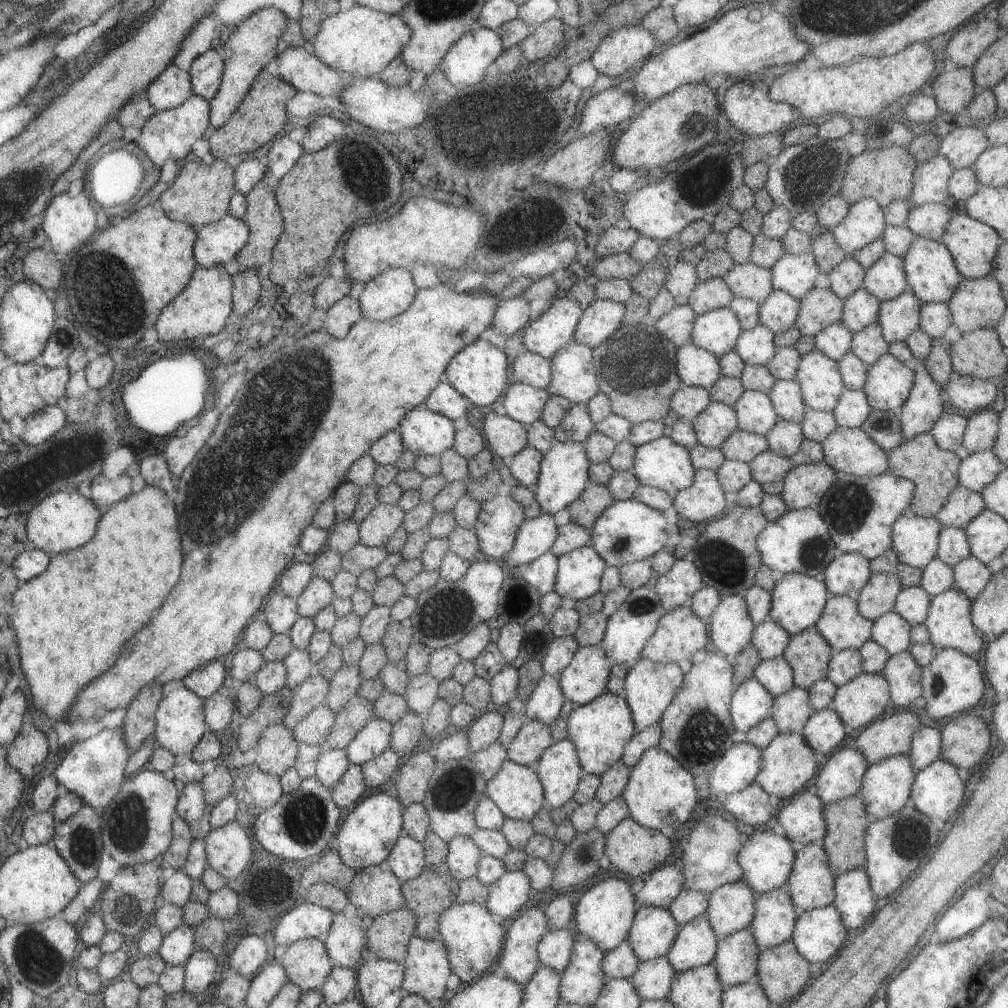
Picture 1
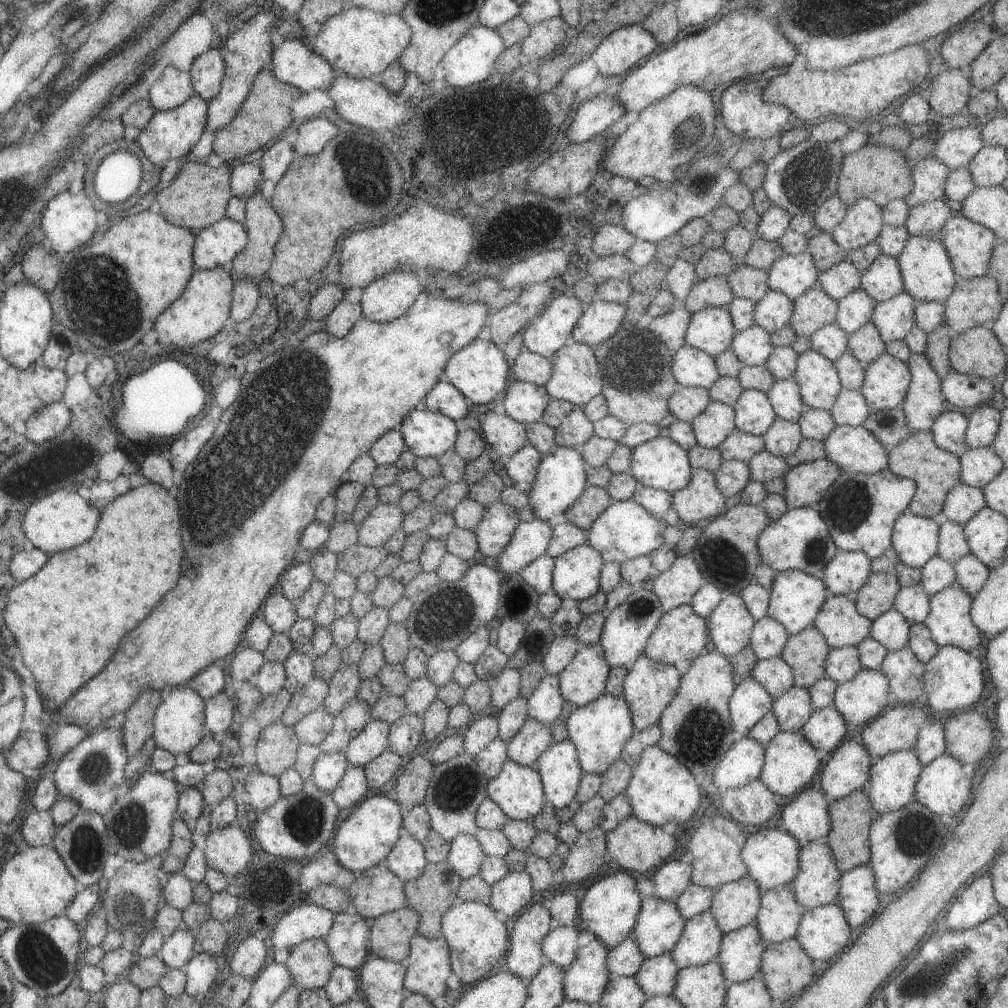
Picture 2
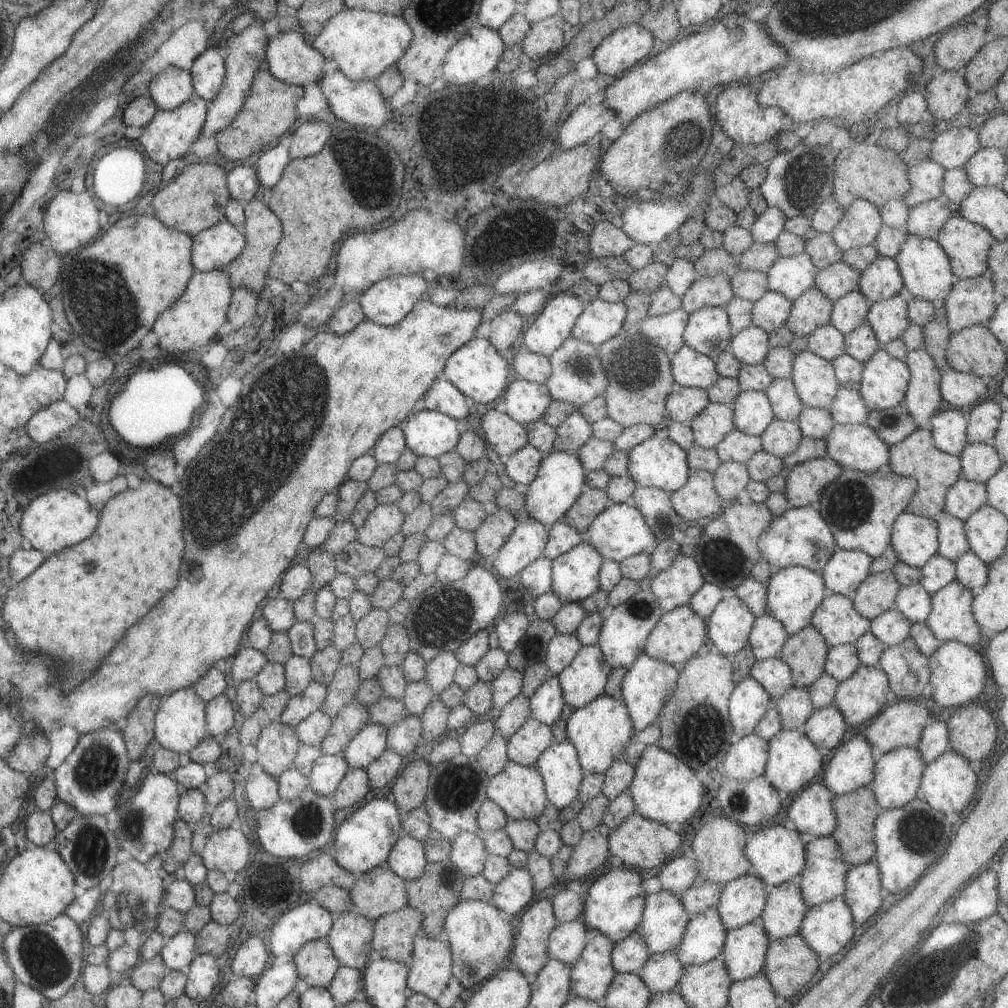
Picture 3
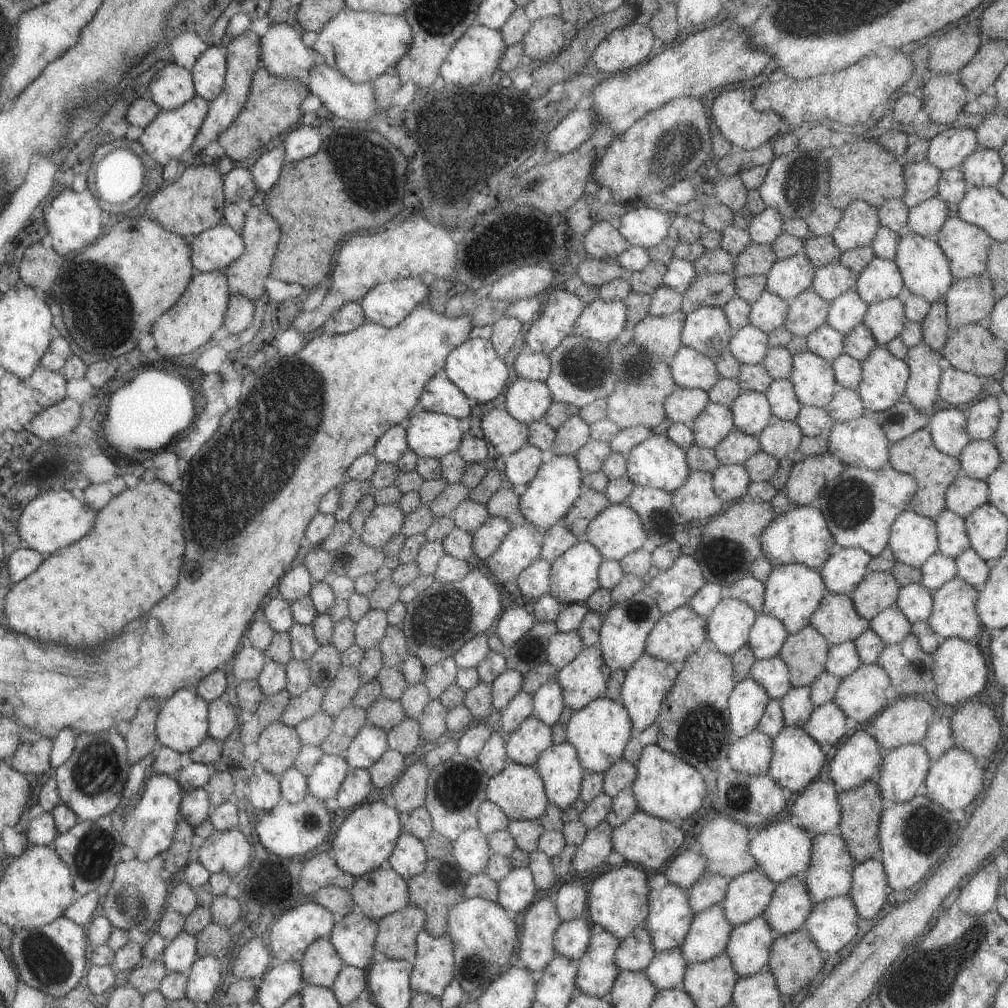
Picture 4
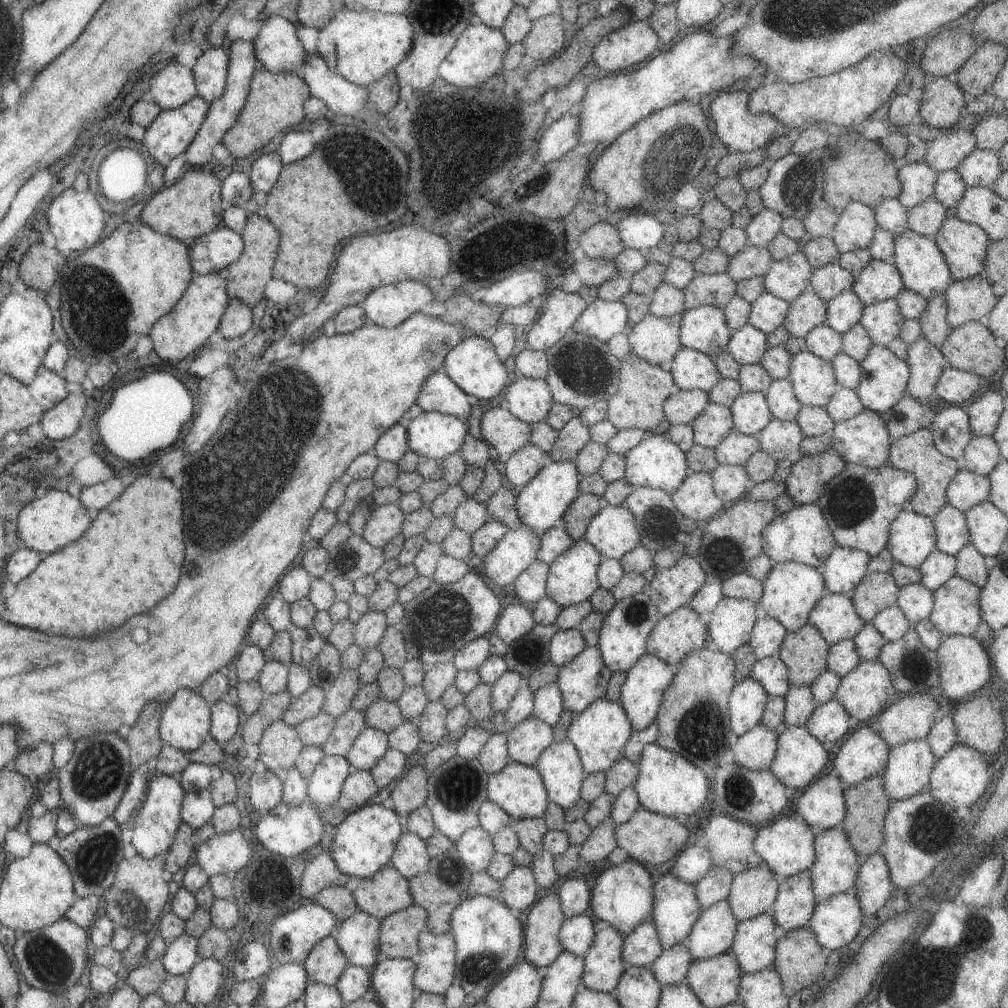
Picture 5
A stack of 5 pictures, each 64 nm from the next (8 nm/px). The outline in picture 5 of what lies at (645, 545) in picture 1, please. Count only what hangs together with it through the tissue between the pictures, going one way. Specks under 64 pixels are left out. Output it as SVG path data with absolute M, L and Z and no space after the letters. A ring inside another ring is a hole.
M604 504L597 513L591 517L587 523L582 536L603 559L618 559L631 550L634 546L639 545L639 535L635 526L633 515L624 506Z

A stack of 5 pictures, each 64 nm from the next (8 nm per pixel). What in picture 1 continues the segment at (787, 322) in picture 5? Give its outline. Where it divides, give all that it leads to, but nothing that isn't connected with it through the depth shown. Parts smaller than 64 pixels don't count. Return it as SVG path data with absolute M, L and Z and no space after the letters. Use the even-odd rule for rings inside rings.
M811 287L798 303L799 310L792 326L800 335L811 337L839 320L843 301L829 289Z

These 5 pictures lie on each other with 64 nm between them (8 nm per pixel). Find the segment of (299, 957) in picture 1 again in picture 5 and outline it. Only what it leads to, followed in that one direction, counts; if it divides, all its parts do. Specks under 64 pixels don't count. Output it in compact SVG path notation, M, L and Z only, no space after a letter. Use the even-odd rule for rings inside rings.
M327 935L315 944L302 962L309 983L332 987L347 965L349 965L347 959L331 935Z

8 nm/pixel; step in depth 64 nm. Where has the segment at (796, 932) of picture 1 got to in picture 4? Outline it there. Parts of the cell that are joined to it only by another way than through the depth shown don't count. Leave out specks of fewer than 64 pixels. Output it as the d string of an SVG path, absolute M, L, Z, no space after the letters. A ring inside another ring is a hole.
M843 895L813 903L809 916L799 929L811 937L826 957L855 938L857 924L858 914L850 896Z

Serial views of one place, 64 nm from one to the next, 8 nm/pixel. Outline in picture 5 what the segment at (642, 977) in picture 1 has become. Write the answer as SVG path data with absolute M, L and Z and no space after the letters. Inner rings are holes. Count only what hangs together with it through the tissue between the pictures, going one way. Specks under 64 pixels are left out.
M681 942L664 948L662 953L650 962L648 969L662 986L674 985L682 982L691 966L691 961L693 960L689 951Z

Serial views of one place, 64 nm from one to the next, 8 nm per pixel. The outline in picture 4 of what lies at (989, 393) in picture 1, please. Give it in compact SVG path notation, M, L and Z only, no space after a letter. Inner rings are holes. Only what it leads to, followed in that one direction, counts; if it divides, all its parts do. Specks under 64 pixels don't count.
M949 368L940 372L937 398L943 398L951 406L961 406L971 402L979 392L984 379L977 375Z

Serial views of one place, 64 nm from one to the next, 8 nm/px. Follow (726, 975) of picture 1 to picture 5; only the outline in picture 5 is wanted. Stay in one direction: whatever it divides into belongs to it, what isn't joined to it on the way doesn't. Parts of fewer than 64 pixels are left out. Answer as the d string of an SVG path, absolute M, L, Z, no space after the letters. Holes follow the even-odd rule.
M765 912L738 922L729 948L743 973L754 973L771 966L775 943L786 930L777 926L774 918Z

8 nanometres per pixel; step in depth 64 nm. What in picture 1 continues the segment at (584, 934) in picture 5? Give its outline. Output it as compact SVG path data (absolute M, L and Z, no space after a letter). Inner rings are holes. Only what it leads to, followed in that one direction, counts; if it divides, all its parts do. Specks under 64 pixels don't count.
M567 928L547 931L536 946L538 966L546 966L561 973L568 965L574 944L574 936Z

